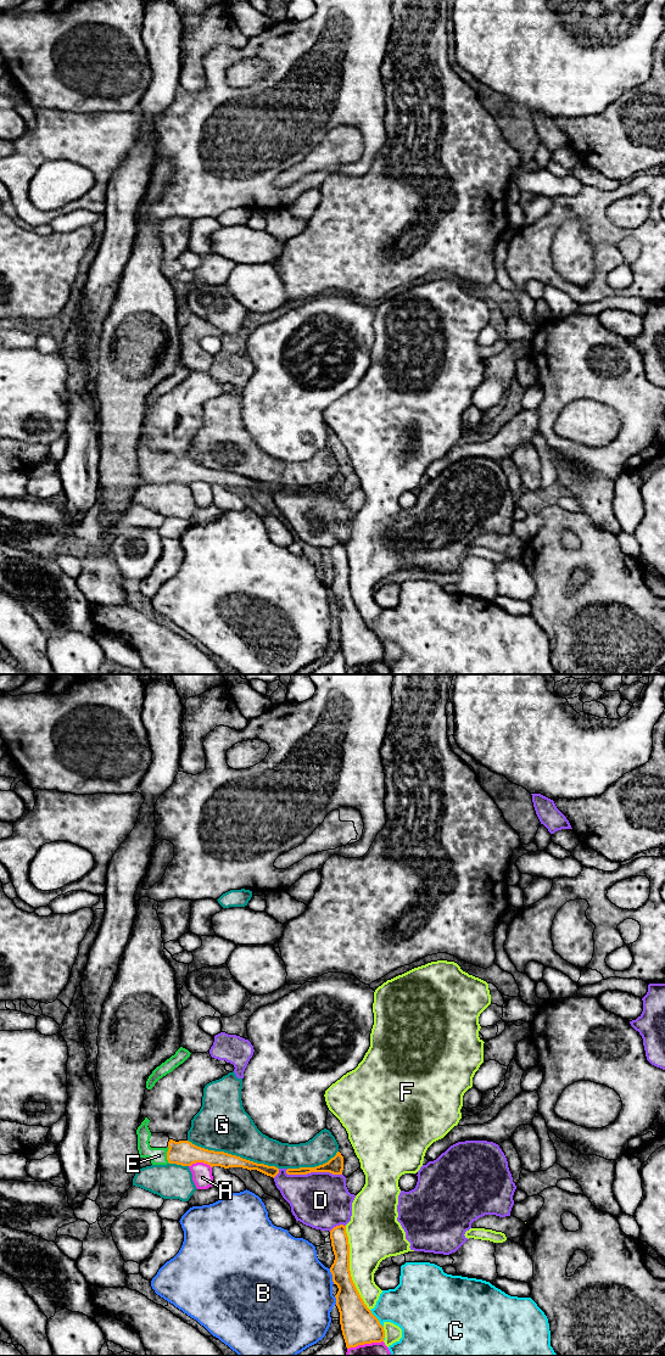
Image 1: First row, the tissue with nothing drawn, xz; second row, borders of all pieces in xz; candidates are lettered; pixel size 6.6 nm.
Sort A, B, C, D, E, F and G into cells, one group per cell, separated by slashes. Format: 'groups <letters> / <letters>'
groups A / B / C / D / E / F / G

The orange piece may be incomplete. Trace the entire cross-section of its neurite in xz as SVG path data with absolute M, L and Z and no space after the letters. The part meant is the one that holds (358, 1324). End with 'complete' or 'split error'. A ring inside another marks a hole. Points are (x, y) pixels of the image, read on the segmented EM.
M346 1226L334 1227L330 1239L335 1255L330 1272L334 1284L339 1288L335 1298L346 1347L384 1341L384 1327L364 1304L351 1277Z; complete

